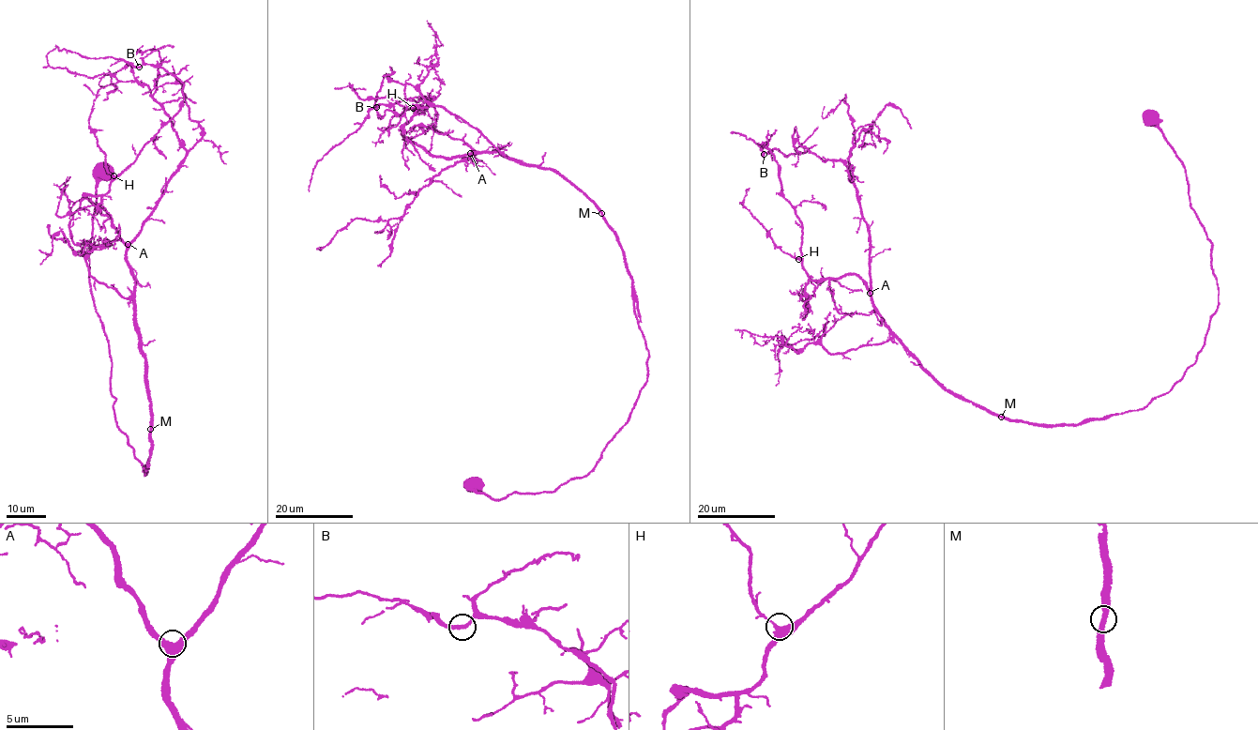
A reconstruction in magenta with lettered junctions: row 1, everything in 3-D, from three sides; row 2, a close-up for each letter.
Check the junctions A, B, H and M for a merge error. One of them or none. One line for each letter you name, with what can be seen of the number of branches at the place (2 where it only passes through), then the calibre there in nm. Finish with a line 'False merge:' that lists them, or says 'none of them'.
False merge: none of them

